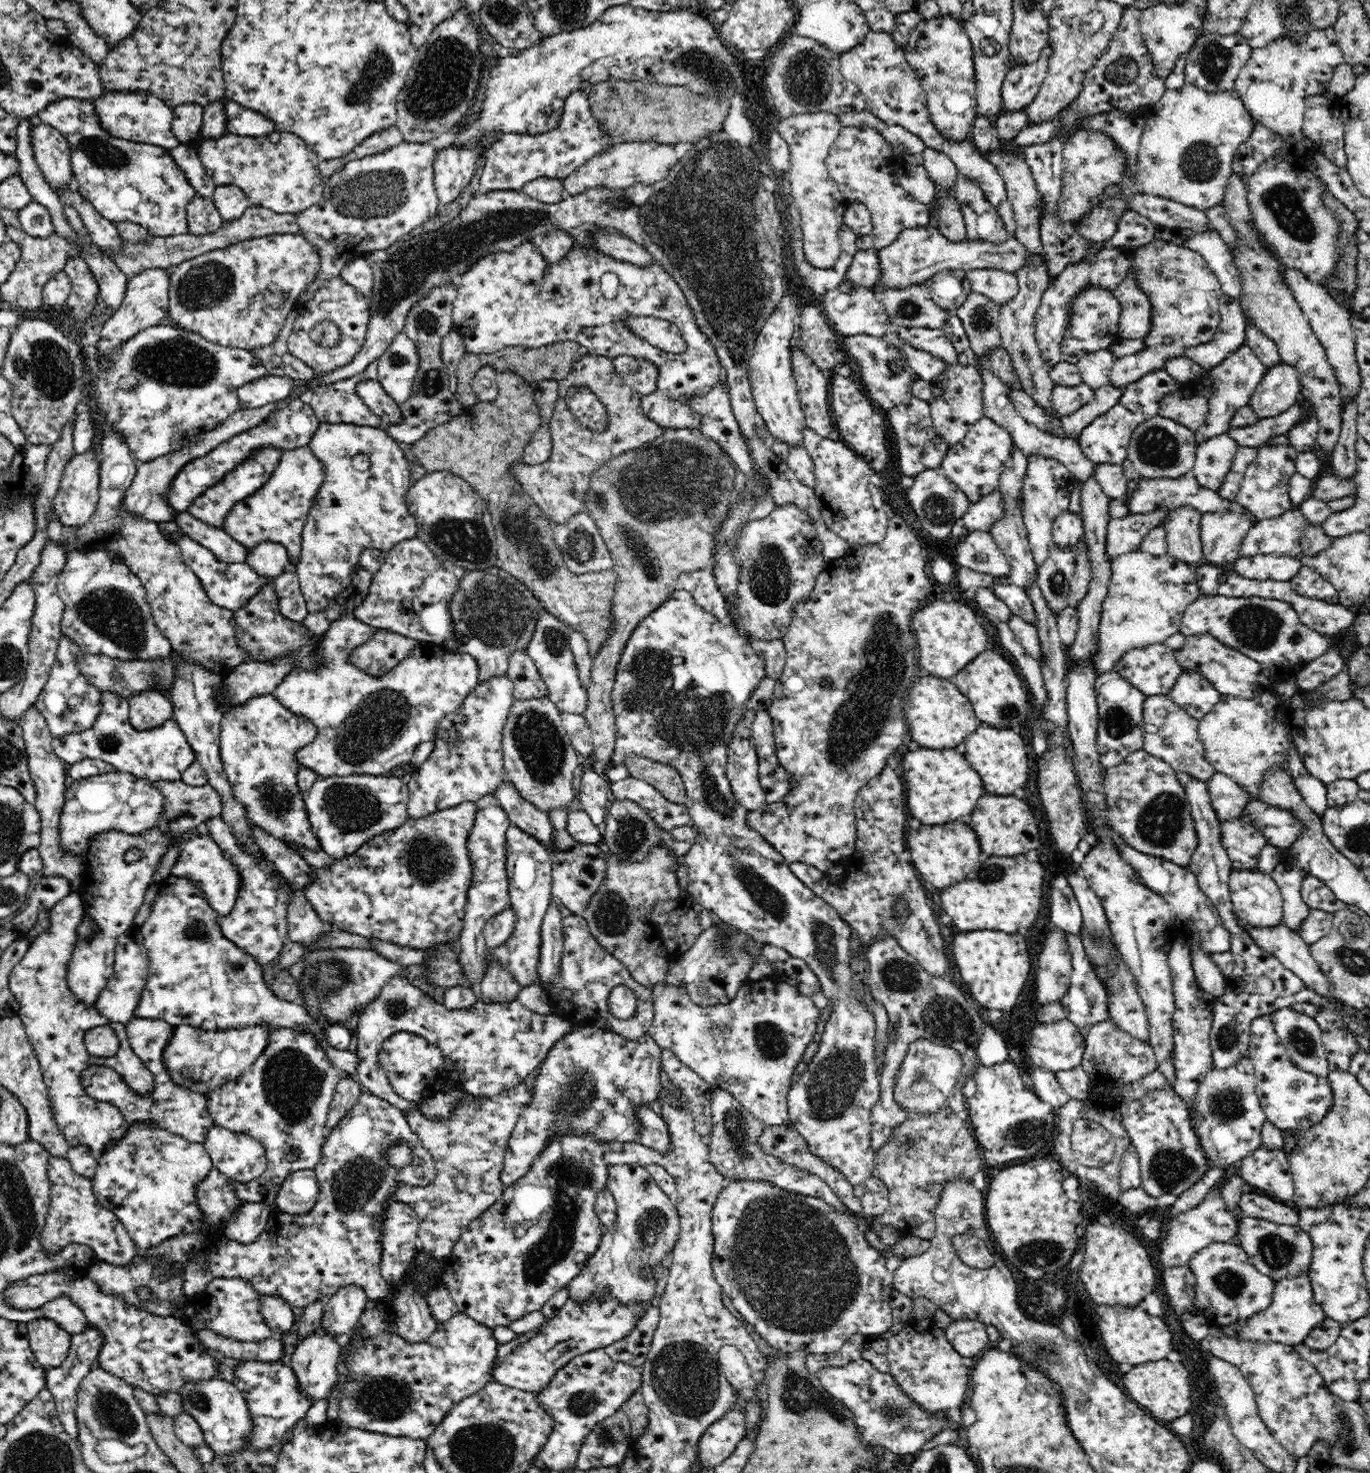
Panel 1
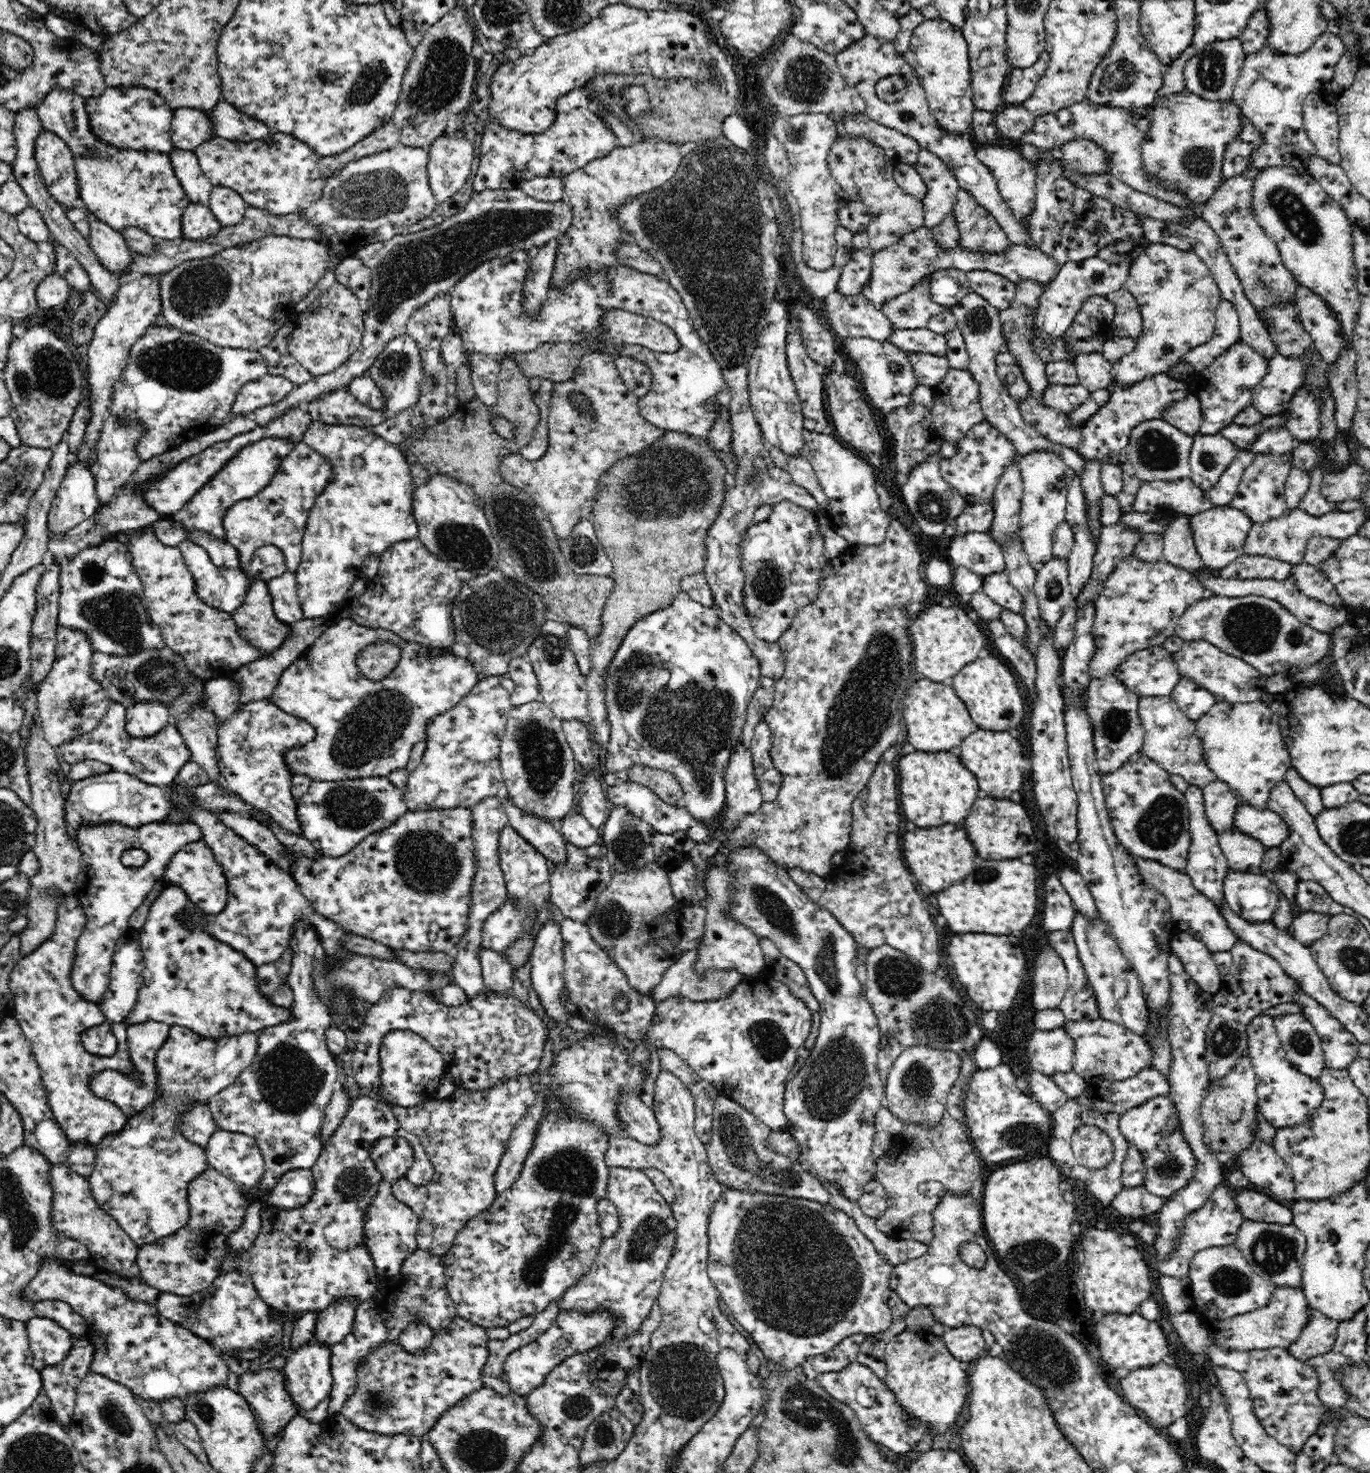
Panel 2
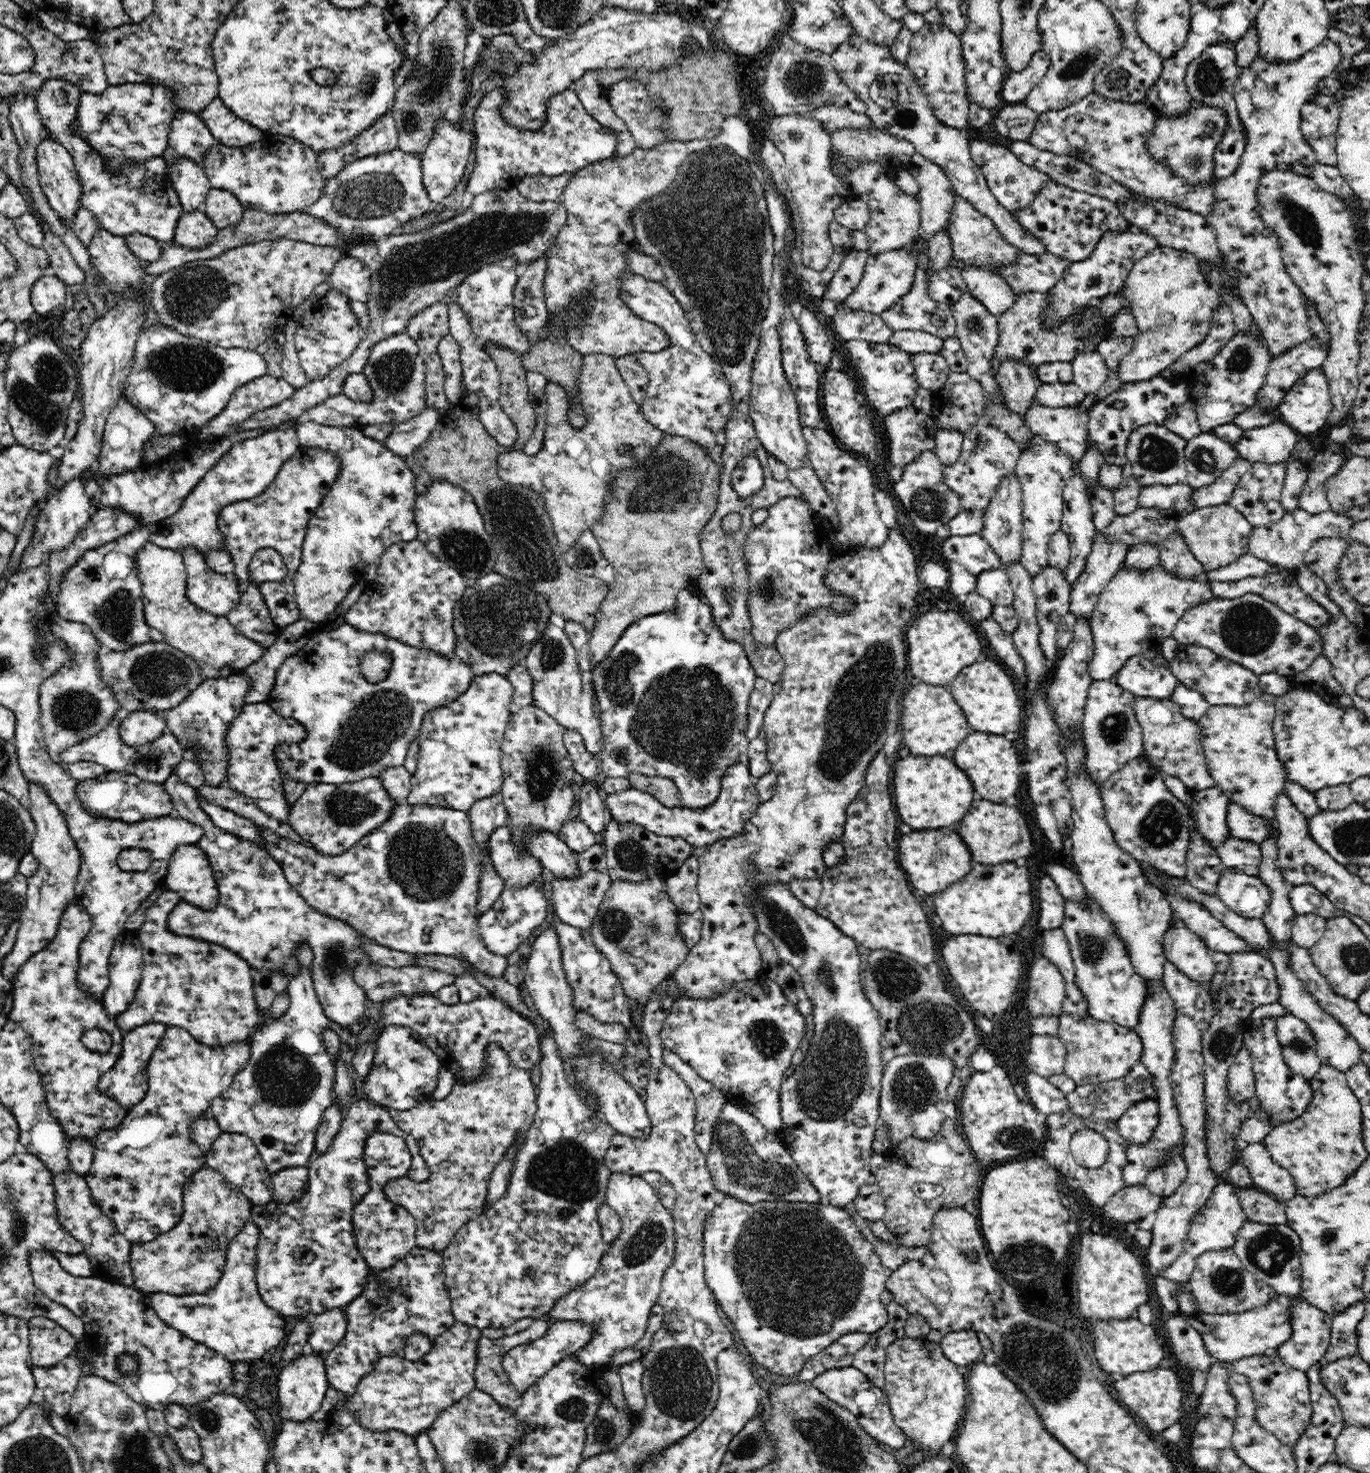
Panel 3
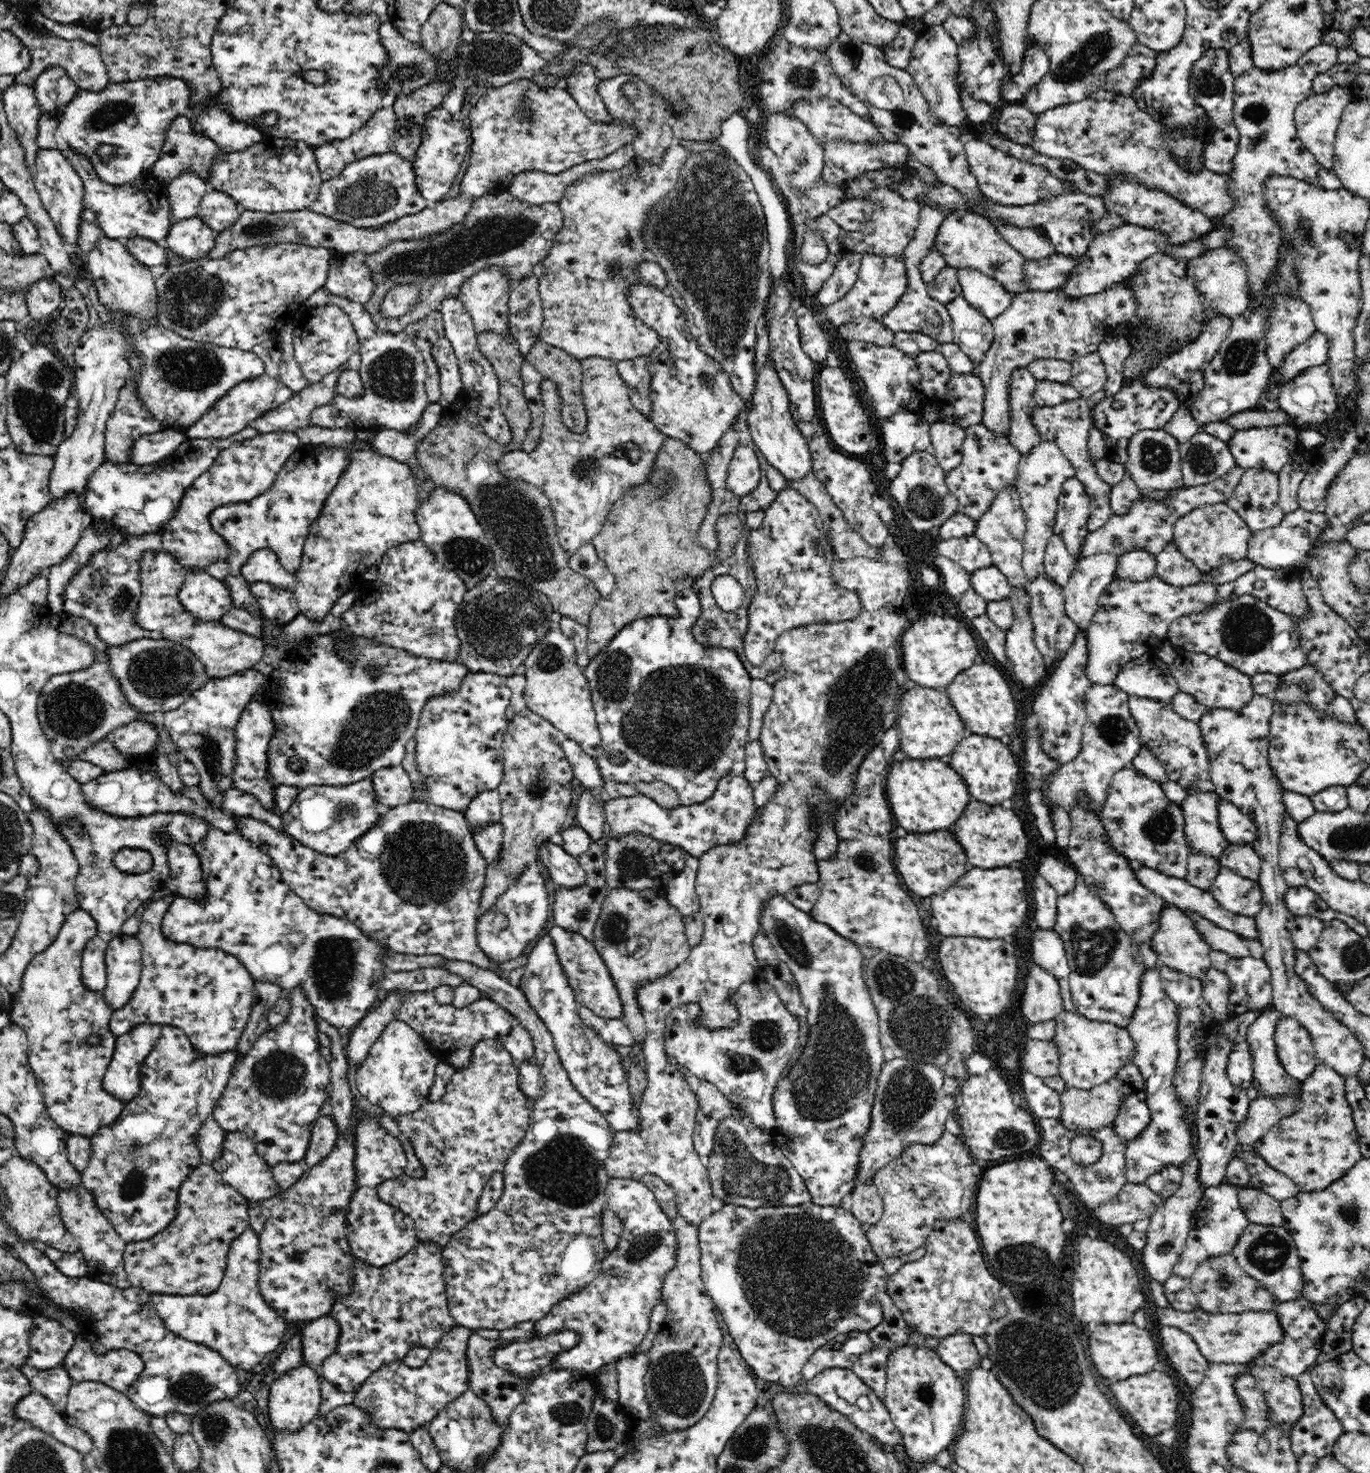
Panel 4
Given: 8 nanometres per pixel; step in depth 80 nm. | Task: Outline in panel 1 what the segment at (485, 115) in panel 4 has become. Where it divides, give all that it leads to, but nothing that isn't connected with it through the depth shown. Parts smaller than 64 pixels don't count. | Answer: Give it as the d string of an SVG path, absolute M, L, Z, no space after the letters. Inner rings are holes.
M586 90L574 91L564 104L563 115L556 128L539 135L508 133L492 142L482 157L485 163L479 180L481 191L522 191L524 184L540 177L563 180L590 158L612 146L615 140L600 128L600 123L590 111Z

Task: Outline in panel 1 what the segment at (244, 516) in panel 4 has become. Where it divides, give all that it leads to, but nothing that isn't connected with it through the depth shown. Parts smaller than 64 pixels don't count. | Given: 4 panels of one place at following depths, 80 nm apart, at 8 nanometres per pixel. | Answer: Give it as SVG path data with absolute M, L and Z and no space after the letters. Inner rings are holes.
M309 446L284 451L274 472L252 496L237 502L226 515L223 530L250 551L264 540L276 541L287 548L290 569L298 564L303 529L311 504L324 482L324 465Z

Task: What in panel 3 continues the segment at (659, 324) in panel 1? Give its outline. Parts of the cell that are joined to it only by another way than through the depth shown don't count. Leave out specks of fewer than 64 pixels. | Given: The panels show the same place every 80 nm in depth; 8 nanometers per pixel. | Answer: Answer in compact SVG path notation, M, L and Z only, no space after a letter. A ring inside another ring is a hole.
M667 140L666 142L662 142L662 144L656 144L656 148L638 148L635 147L632 152L628 154L628 156L620 157L616 159L615 156L610 156L604 160L598 160L598 162L594 162L592 164L586 165L584 168L578 169L574 174L570 177L568 181L568 185L565 186L563 193L560 195L559 201L566 207L567 210L567 221L564 225L564 228L559 230L557 237L554 240L554 245L549 249L548 254L548 264L546 264L546 278L544 278L544 302L547 307L547 312L549 314L562 314L565 312L565 309L569 308L570 302L572 302L572 298L574 296L578 296L578 294L582 293L590 293L591 294L591 306L592 312L591 315L588 316L586 320L584 320L582 326L578 328L578 330L572 330L569 328L567 330L567 335L564 335L562 339L556 341L562 341L564 343L570 344L572 348L576 349L576 352L579 352L581 356L586 356L590 354L605 354L608 356L613 356L615 359L620 358L622 356L626 356L628 354L633 354L634 352L650 352L655 353L662 350L668 350L669 342L667 333L660 328L659 325L652 323L651 321L646 321L642 317L636 316L633 314L624 304L624 301L620 299L621 292L621 277L624 272L628 270L628 254L631 252L630 248L636 248L638 253L643 253L643 247L637 243L636 235L634 234L634 230L632 228L632 219L629 217L632 216L632 212L636 210L636 206L638 204L642 204L644 200L648 200L650 196L656 196L656 194L660 194L660 192L664 192L666 188L670 184L672 184L673 180L678 176L678 171L680 165L684 162L684 160L689 156L688 148L686 148L686 144L684 141L676 141L676 140Z

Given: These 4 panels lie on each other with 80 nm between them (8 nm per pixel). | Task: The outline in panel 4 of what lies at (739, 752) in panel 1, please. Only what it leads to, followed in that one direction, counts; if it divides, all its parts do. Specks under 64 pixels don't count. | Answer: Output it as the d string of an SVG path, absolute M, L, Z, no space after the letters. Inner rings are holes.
M730 772L720 779L718 785L715 795L710 800L673 809L665 809L642 793L634 794L632 797L614 797L603 804L607 835L622 838L628 832L638 831L651 836L654 840L679 846L689 856L699 860L709 848L740 840L756 812L754 785L743 774Z

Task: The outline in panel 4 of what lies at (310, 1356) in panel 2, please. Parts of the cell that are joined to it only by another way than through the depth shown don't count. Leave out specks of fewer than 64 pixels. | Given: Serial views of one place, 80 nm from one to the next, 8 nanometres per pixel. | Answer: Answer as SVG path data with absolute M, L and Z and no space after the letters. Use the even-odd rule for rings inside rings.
M300 1364L298 1368L292 1368L290 1372L282 1374L270 1387L268 1395L268 1414L274 1432L282 1429L298 1429L312 1419L319 1416L319 1406L321 1403L321 1392L318 1384L318 1374L313 1368L308 1368L305 1364Z

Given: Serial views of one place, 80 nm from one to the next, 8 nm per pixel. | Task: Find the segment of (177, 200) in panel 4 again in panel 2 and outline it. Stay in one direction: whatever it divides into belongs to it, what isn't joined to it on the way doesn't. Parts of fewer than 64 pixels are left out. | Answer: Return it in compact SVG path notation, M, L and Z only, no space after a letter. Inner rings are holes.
M174 149L169 152L169 157L175 176L179 177L187 196L190 196L189 204L208 204L215 186L212 186L212 181L204 174L195 153Z

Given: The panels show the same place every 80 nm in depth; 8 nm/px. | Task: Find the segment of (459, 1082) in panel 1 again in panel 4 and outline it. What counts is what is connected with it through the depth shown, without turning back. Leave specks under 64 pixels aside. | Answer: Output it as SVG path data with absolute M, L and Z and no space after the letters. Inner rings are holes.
M433 991L411 992L402 999L394 1016L423 1036L431 1050L434 1050L438 1061L450 1064L456 1069L464 1070L471 1066L474 1048L484 1039L500 1041L515 1062L522 1064L534 1060L535 1047L531 1033L516 1016L485 997L460 1009L454 1005L440 1005Z

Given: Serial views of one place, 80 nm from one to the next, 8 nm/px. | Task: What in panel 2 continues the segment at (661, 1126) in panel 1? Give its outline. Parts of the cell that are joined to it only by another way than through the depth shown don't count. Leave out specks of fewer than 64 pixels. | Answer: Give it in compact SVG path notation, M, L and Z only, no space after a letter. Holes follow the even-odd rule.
M624 1094L618 1105L618 1115L622 1117L631 1140L647 1145L655 1145L659 1141L660 1129L654 1111L639 1096Z

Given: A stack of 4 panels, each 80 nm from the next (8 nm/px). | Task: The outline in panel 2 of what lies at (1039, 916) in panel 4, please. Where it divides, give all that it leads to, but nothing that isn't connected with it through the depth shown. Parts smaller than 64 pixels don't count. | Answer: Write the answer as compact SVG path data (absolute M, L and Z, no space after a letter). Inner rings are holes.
M1056 874L1045 878L1044 882L1044 912L1042 922L1050 932L1069 930L1075 917L1075 906L1066 892L1065 886Z

